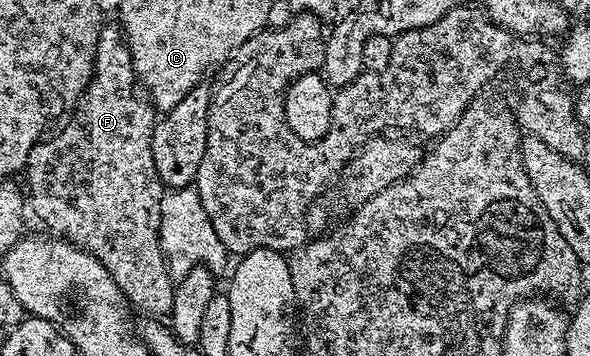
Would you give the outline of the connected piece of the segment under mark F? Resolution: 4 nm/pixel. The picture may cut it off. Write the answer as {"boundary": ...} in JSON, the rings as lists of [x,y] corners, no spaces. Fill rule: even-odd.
{"boundary":[[[115,24],[104,25],[97,40],[95,67],[79,103],[70,111],[55,135],[52,133],[44,137],[29,152],[25,167],[25,190],[29,195],[30,213],[32,210],[51,229],[48,231],[52,235],[62,236],[74,246],[80,246],[92,254],[109,272],[109,276],[113,276],[117,288],[121,288],[124,298],[136,311],[143,310],[139,312],[147,316],[167,316],[173,308],[177,286],[169,263],[159,247],[161,200],[165,187],[157,176],[157,164],[153,164],[156,121],[155,107],[137,85],[131,53],[122,29]]]}

